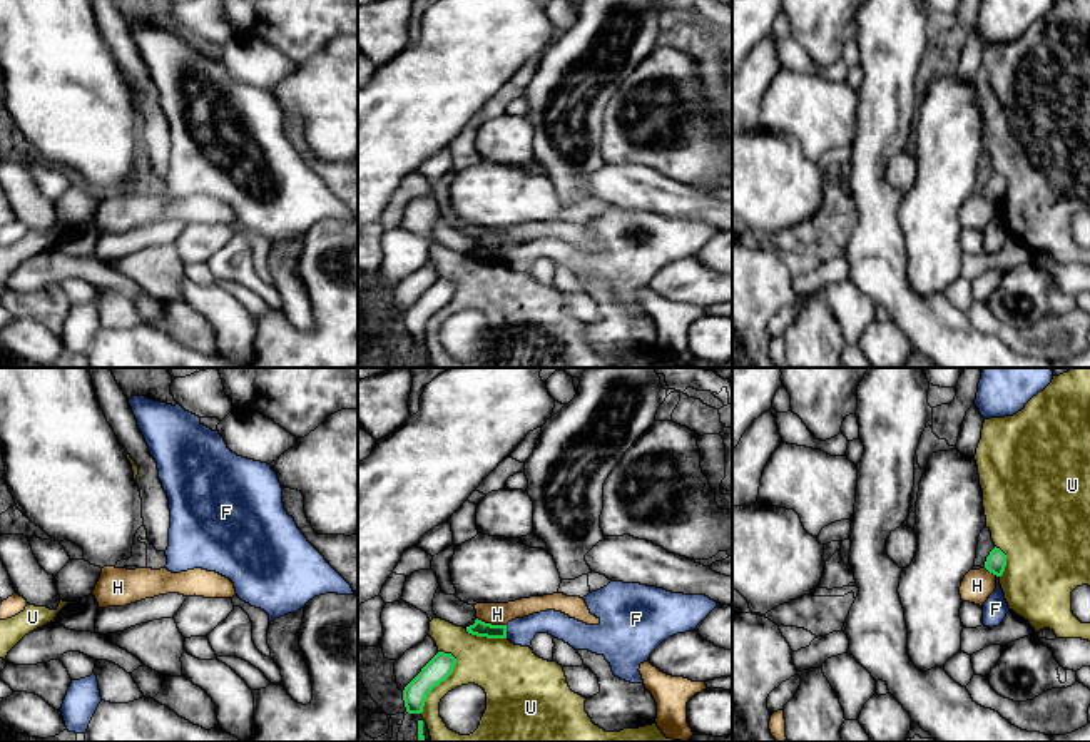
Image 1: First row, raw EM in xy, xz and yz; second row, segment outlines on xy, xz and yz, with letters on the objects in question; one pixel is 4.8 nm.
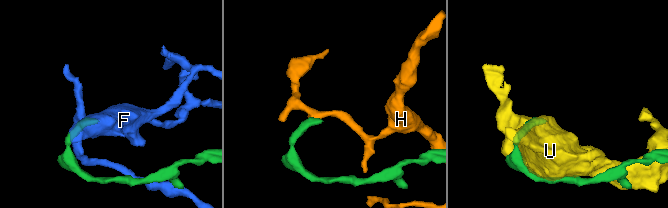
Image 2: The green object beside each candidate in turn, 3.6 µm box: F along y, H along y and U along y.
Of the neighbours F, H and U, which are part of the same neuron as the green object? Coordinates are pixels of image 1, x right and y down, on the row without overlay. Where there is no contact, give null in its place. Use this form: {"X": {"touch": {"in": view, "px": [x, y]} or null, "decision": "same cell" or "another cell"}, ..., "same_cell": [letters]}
{"F": {"touch": {"in": "xz", "px": [505, 258]}, "decision": "another cell"}, "H": {"touch": {"in": "xz", "px": [490, 249]}, "decision": "another cell"}, "U": {"touch": {"in": "xz", "px": [440, 308]}, "decision": "another cell"}, "same_cell": []}

